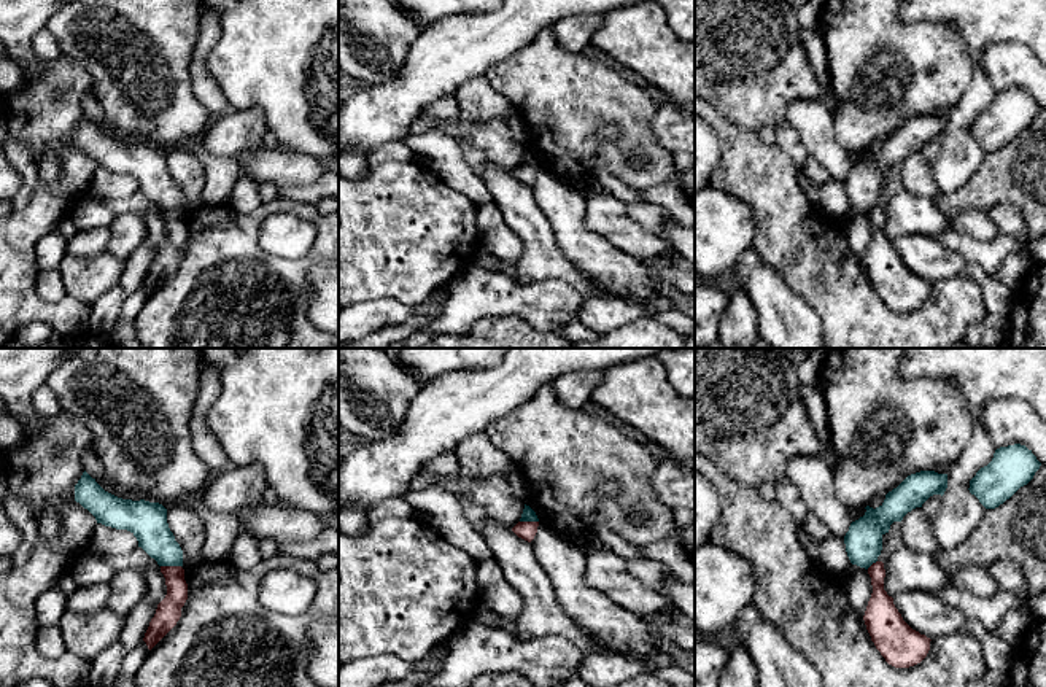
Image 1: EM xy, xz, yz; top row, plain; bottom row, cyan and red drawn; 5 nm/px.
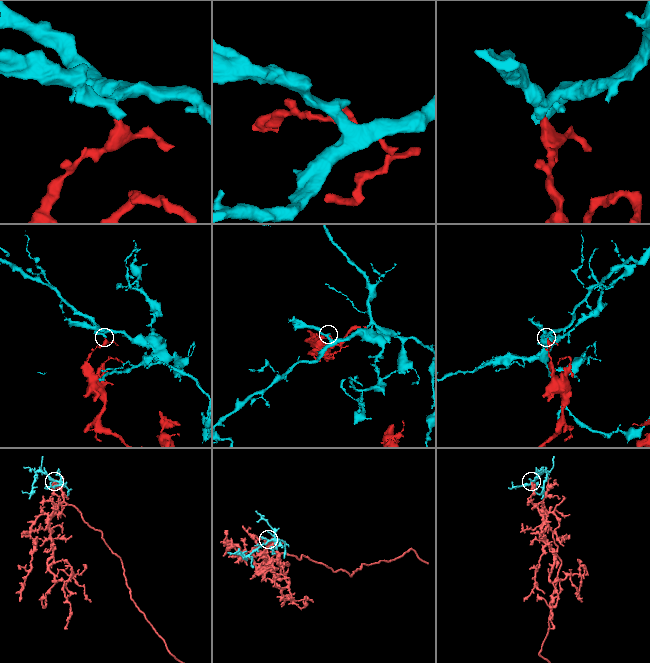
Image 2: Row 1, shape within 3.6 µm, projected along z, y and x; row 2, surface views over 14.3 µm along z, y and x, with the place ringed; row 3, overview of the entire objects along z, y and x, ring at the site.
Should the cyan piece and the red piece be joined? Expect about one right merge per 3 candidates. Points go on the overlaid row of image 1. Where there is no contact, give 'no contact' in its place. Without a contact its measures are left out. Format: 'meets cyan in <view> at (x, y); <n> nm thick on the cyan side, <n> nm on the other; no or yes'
meets cyan in xy at (170, 565); 190 nm thick on the cyan side, 130 nm on the other; no

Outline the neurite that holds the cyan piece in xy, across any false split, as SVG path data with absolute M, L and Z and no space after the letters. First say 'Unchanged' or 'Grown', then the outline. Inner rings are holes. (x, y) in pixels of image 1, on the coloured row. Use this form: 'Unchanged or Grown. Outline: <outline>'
Unchanged. Outline: M86 471L75 485L75 501L105 526L130 531L159 566L183 566L183 550L167 523L167 509L159 503L132 501L105 491Z

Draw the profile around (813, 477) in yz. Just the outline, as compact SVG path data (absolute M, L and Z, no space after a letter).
M823 456L793 458L787 464L785 479L796 485L809 514L819 517L833 536L844 539L852 520L835 493L833 471Z

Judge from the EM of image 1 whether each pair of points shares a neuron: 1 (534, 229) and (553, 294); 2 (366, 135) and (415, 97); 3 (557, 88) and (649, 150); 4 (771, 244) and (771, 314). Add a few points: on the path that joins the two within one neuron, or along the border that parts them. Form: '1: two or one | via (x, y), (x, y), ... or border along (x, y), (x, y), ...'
1: two | border along (528, 282), (563, 279), (582, 296)
2: one | via (379, 123), (402, 99)
3: one | via (581, 96), (598, 96), (628, 126)
4: two | border along (754, 245), (757, 253), (797, 294)

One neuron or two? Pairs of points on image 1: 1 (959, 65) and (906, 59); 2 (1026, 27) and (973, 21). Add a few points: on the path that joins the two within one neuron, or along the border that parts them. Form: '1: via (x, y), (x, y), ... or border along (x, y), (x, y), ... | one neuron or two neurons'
1: via (946, 65), (919, 65) | one neuron
2: via (1013, 21), (986, 21) | one neuron

